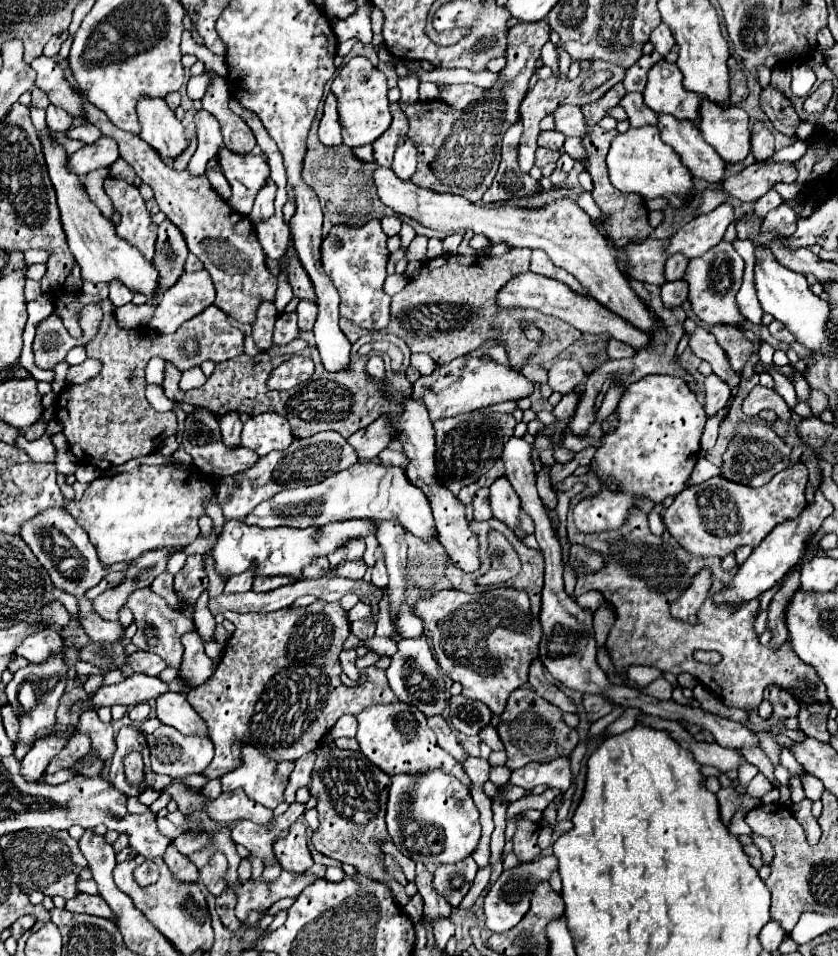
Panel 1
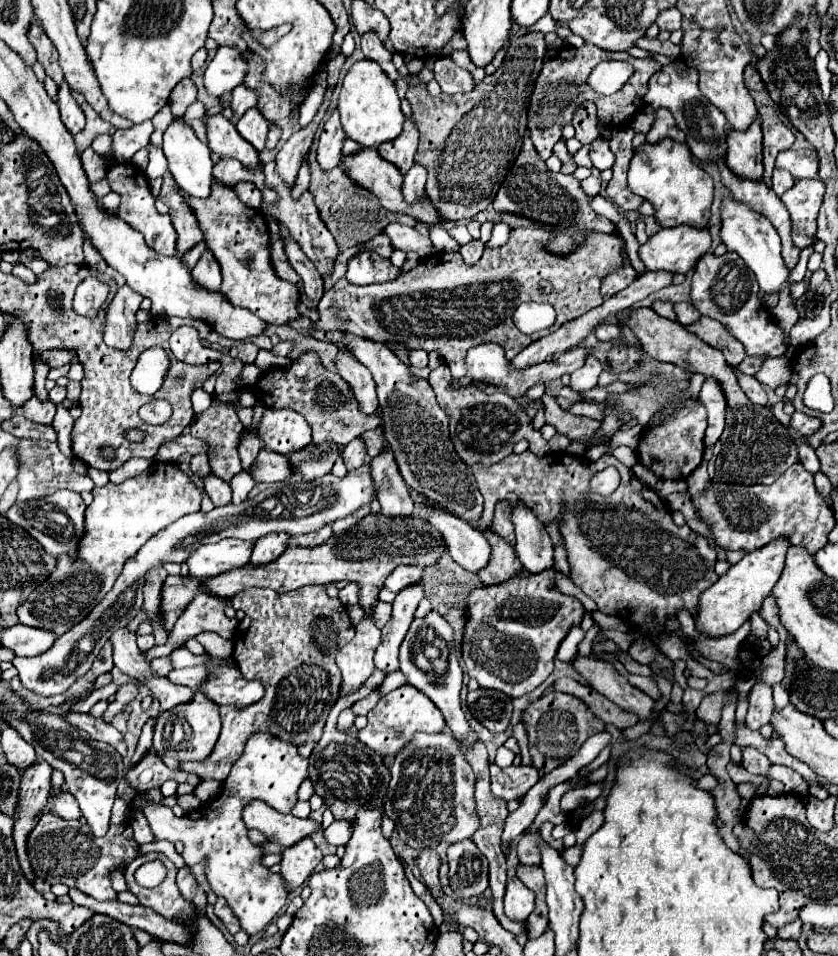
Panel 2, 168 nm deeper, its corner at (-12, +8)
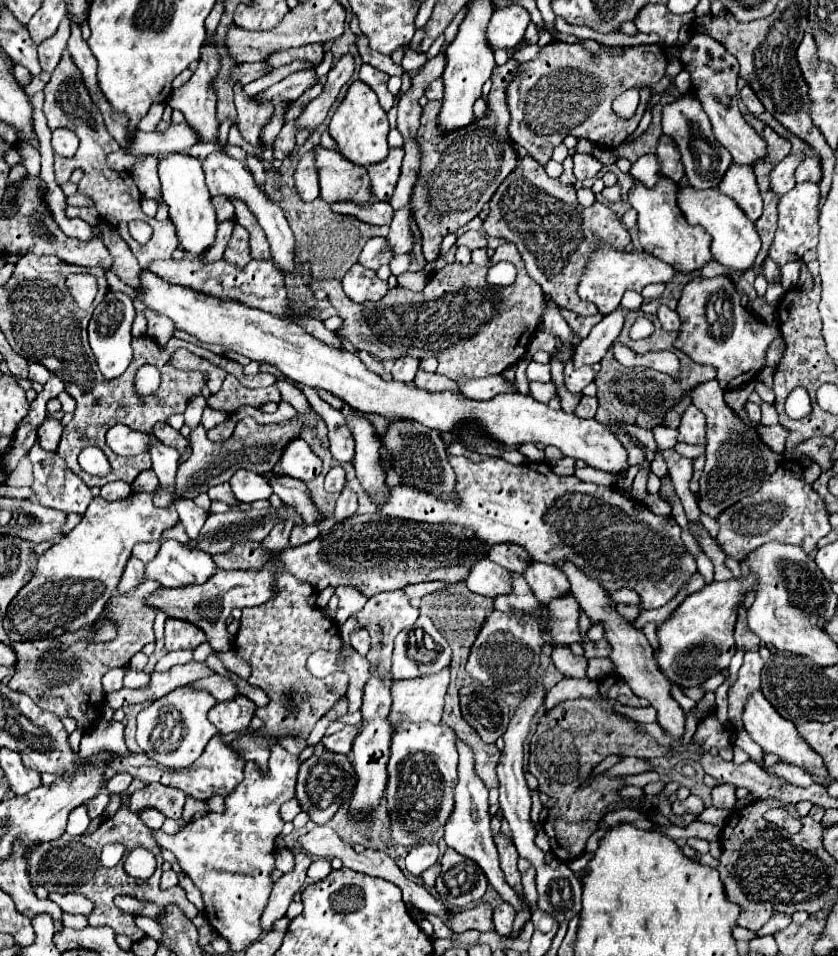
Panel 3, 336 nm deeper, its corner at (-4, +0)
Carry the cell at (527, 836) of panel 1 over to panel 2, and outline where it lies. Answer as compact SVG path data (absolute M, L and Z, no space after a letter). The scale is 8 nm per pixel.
M525 833L517 845L517 853L519 853L519 861L525 865L539 865L539 849L537 849L537 839L539 835L535 833Z

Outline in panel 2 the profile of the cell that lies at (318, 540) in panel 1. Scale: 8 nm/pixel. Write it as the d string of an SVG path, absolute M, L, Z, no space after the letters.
M223 539L213 545L201 545L187 557L189 577L207 579L223 571L245 567L251 559L255 543L243 543L241 539Z

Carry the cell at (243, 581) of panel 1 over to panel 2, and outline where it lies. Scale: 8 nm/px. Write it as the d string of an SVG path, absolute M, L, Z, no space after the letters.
M269 533L269 535L263 535L263 539L259 539L255 543L255 549L253 549L253 555L251 555L251 565L267 565L271 563L273 559L279 557L279 553L283 553L289 545L289 539L291 535L287 533Z

